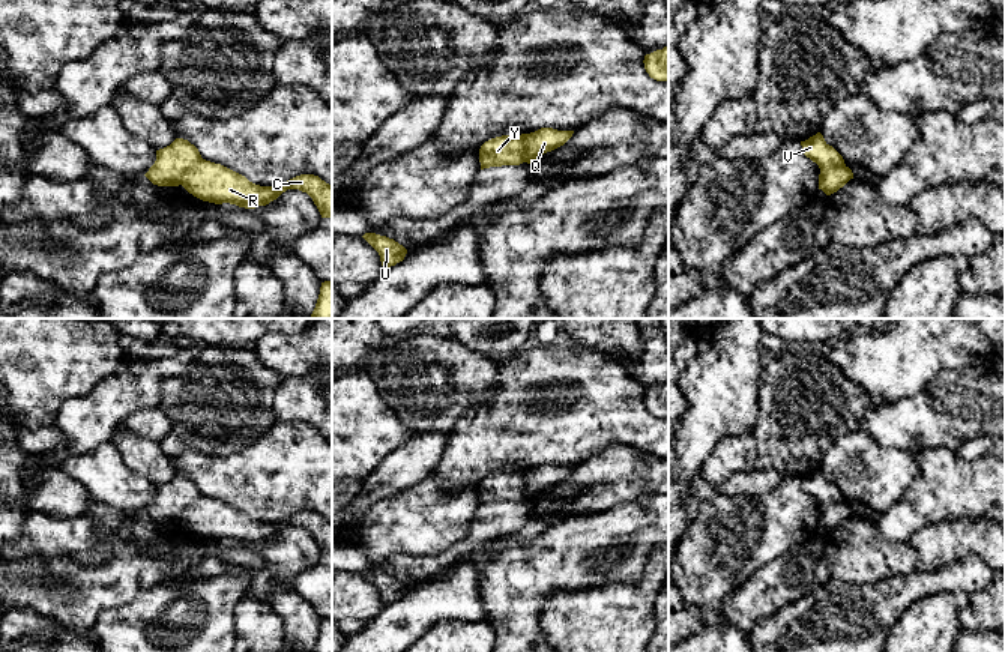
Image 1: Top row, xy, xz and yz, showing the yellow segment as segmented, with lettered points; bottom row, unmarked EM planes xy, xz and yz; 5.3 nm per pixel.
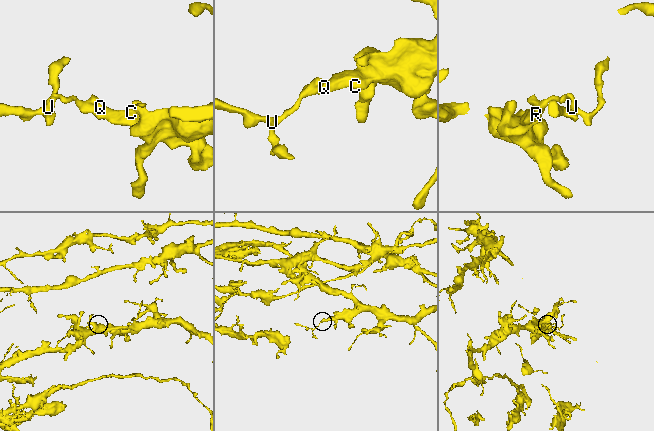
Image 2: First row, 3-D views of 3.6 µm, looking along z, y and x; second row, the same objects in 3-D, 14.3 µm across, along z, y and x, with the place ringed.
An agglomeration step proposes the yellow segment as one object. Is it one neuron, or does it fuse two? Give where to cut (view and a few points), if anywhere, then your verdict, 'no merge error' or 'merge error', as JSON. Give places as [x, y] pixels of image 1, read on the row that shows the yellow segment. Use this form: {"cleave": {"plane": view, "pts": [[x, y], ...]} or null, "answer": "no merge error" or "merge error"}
{"cleave": {"plane": "xz", "pts": [[529, 134], [525, 161]]}, "answer": "merge error"}

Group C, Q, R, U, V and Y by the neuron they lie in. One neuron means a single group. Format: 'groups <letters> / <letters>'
groups C Q R / U V Y

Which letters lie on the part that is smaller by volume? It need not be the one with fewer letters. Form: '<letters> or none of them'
U, V, Y

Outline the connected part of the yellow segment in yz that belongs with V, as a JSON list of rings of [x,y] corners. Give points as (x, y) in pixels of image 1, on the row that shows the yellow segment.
[[[820,132],[801,141],[801,146],[804,155],[816,162],[819,168],[846,165],[843,156],[825,141]]]

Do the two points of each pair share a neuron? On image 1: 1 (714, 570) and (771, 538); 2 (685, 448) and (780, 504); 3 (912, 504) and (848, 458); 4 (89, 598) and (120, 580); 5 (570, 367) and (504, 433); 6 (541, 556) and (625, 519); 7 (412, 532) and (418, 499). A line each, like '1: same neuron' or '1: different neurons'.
1: same neuron
2: different neurons
3: different neurons
4: same neuron
5: same neuron
6: same neuron
7: same neuron

